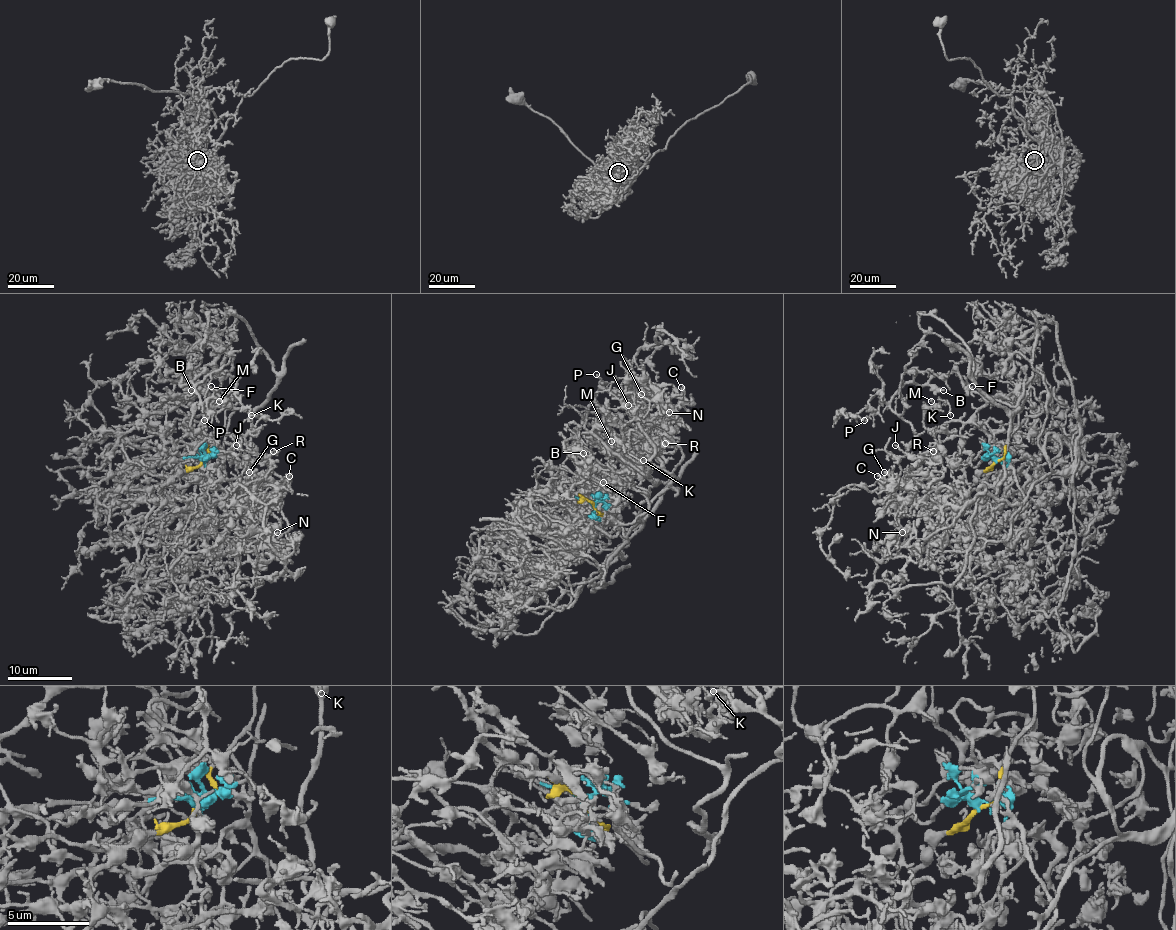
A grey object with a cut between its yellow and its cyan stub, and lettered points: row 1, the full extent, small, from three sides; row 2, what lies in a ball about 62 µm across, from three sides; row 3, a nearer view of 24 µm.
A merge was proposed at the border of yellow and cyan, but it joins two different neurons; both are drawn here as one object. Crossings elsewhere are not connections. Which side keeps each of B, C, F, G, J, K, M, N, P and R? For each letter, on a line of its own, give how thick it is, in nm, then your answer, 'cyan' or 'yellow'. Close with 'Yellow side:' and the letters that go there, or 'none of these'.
B: 320 nm | yellow
C: 170 nm | cyan
F: 220 nm | yellow
G: 220 nm | cyan
J: 120 nm | cyan
K: 120 nm | yellow
M: 110 nm | yellow
N: 220 nm | cyan
P: 160 nm | yellow
R: 200 nm | cyan
Yellow side: B, F, K, M, P

